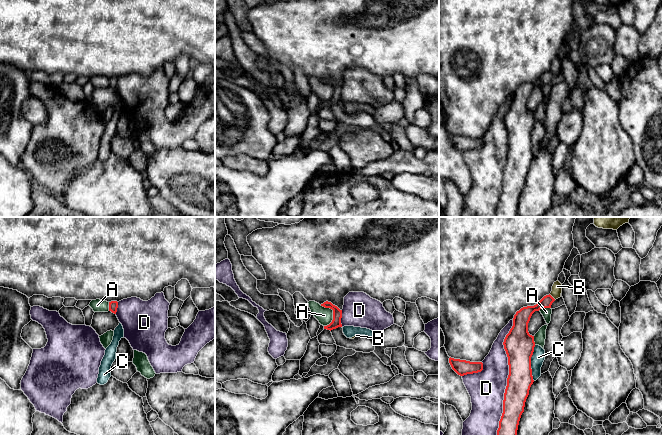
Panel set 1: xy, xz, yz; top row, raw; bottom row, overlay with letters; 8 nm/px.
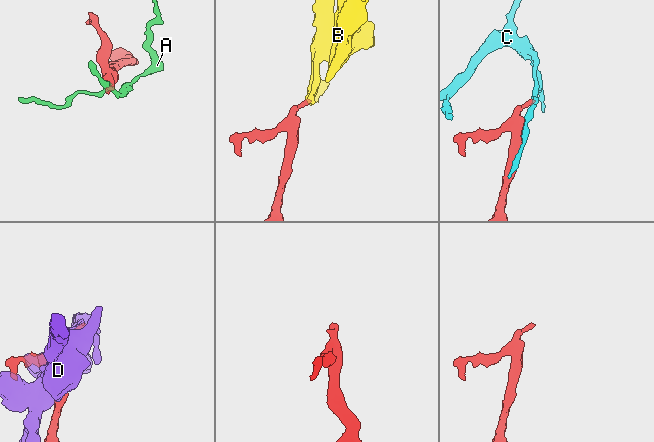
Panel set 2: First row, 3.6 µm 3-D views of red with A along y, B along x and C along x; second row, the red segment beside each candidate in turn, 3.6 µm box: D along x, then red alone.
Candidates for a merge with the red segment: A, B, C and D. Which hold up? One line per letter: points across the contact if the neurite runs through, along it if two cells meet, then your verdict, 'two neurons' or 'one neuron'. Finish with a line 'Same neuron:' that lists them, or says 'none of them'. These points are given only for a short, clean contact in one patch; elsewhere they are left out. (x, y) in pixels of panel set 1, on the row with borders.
A: two neurons
B: border yz (549, 294), (555, 299); two neurons
C: two neurons
D: two neurons
Same neuron: none of them

